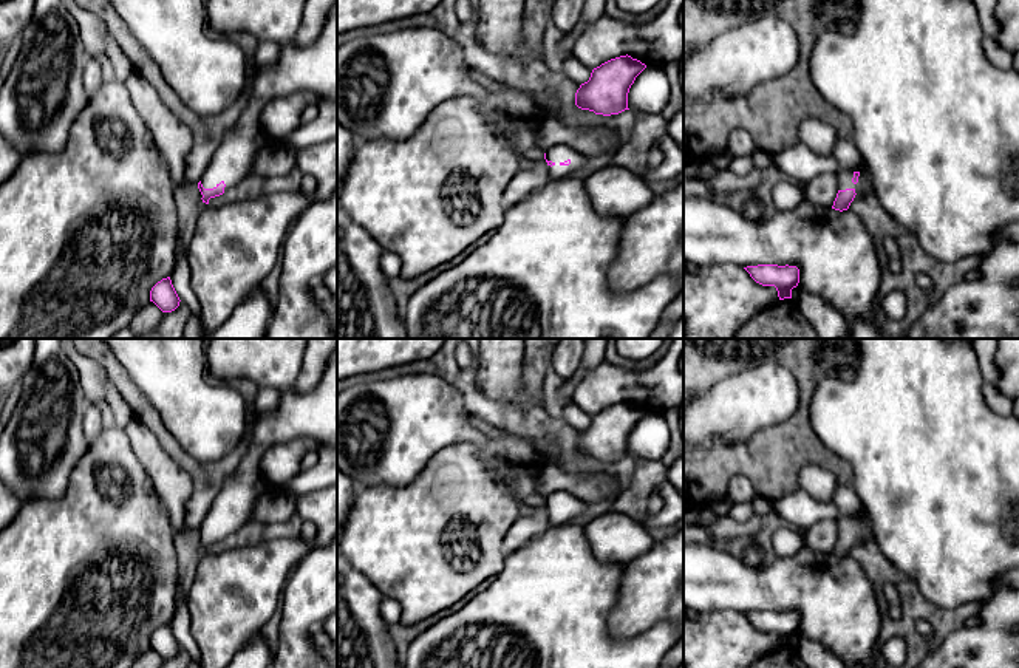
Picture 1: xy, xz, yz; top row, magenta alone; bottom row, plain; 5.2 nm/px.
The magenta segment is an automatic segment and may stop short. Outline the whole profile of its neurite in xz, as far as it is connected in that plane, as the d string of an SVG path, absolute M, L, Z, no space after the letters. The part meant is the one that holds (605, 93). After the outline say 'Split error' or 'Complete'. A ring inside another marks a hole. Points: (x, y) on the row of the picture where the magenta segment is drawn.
M628 54L602 63L592 70L589 80L577 90L575 105L603 116L629 110L629 88L645 68L645 63Z. Complete

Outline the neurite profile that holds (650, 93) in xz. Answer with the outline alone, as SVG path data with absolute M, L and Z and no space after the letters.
M646 66L628 93L628 108L634 113L659 114L670 101L670 80L660 66Z

